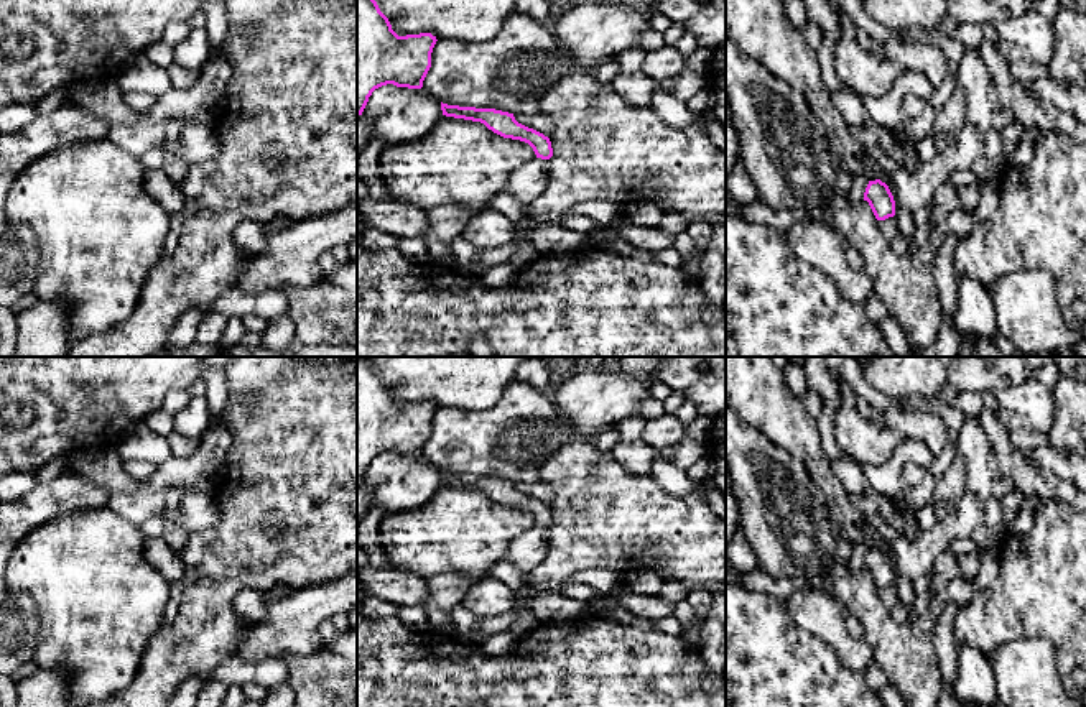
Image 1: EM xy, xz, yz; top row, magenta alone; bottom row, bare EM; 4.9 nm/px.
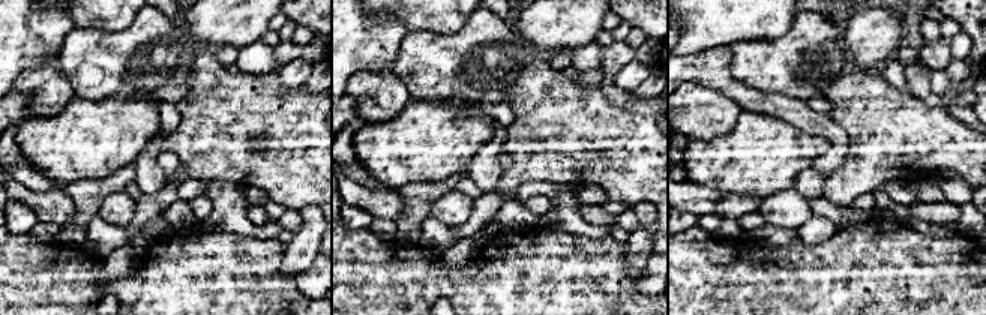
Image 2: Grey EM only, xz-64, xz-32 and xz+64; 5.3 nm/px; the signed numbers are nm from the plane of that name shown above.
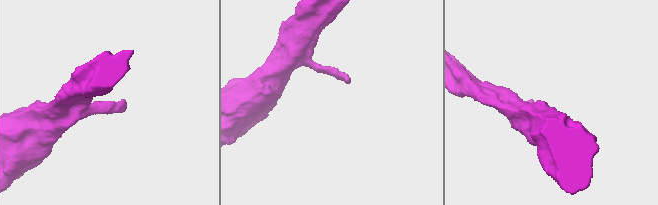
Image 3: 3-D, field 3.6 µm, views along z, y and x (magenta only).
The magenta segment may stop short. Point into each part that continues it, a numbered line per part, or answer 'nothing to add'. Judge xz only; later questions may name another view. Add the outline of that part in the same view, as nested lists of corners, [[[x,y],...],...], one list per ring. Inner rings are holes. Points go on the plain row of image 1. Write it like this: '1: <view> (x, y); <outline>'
1: xz (527, 551); [[[533,526],[518,536],[508,549],[507,557],[525,574],[531,572],[543,562],[548,551],[548,531],[541,526]]]

